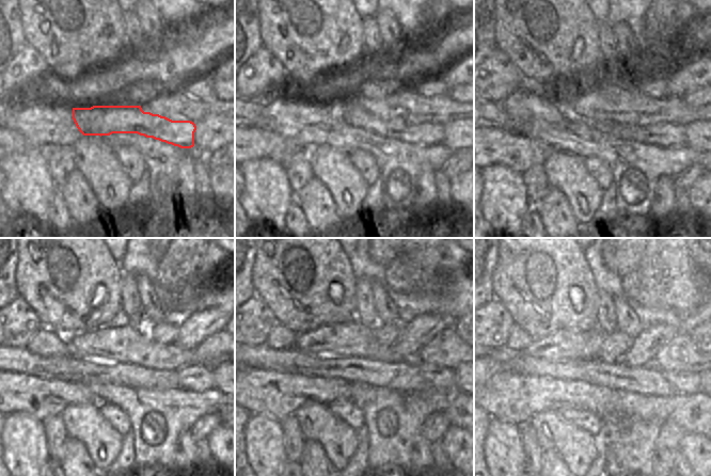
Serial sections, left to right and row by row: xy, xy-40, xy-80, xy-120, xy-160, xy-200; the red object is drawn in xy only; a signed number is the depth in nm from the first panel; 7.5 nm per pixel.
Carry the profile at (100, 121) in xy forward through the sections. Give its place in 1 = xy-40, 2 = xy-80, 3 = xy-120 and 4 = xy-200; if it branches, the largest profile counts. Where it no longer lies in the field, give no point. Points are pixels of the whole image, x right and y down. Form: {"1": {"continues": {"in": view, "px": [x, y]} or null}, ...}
{"1": {"continues": {"in": "xy-40", "px": [424, 133]}}, "2": {"continues": {"in": "xy-80", "px": [665, 135]}}, "3": {"continues": {"in": "xy-120", "px": [195, 377]}}, "4": {"continues": {"in": "xy-200", "px": [681, 382]}}}

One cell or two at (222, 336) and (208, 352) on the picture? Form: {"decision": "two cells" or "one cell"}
{"decision": "one cell"}

